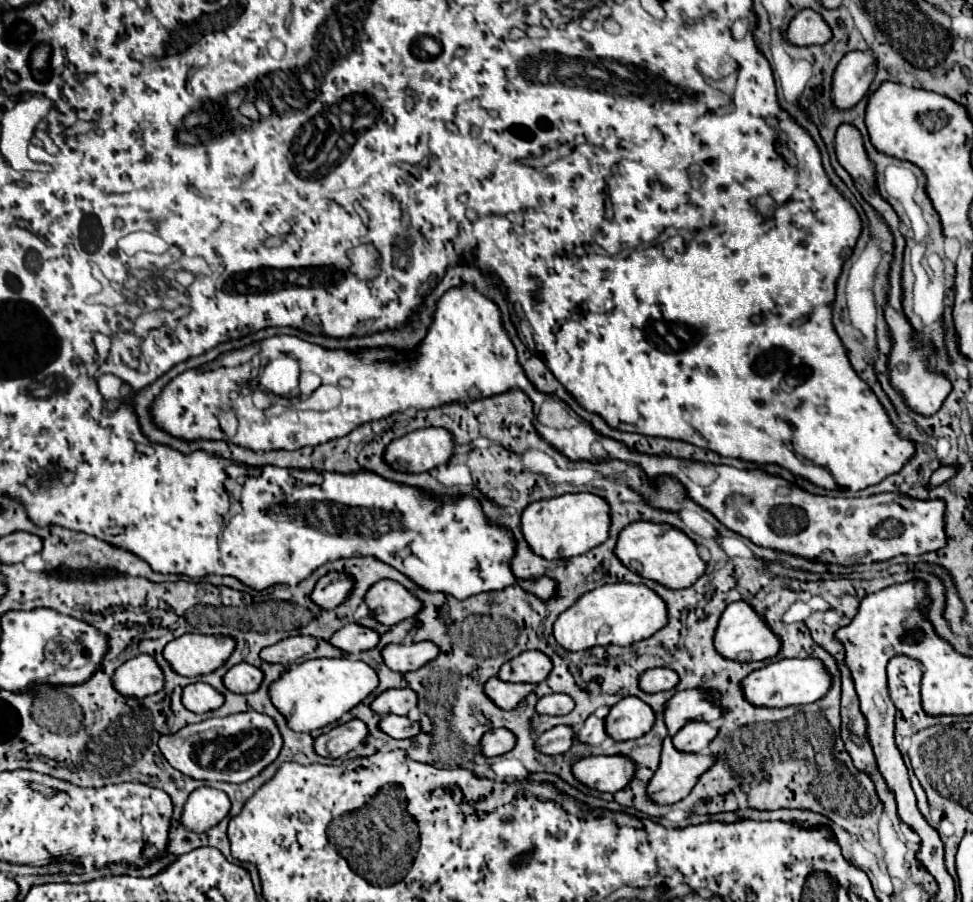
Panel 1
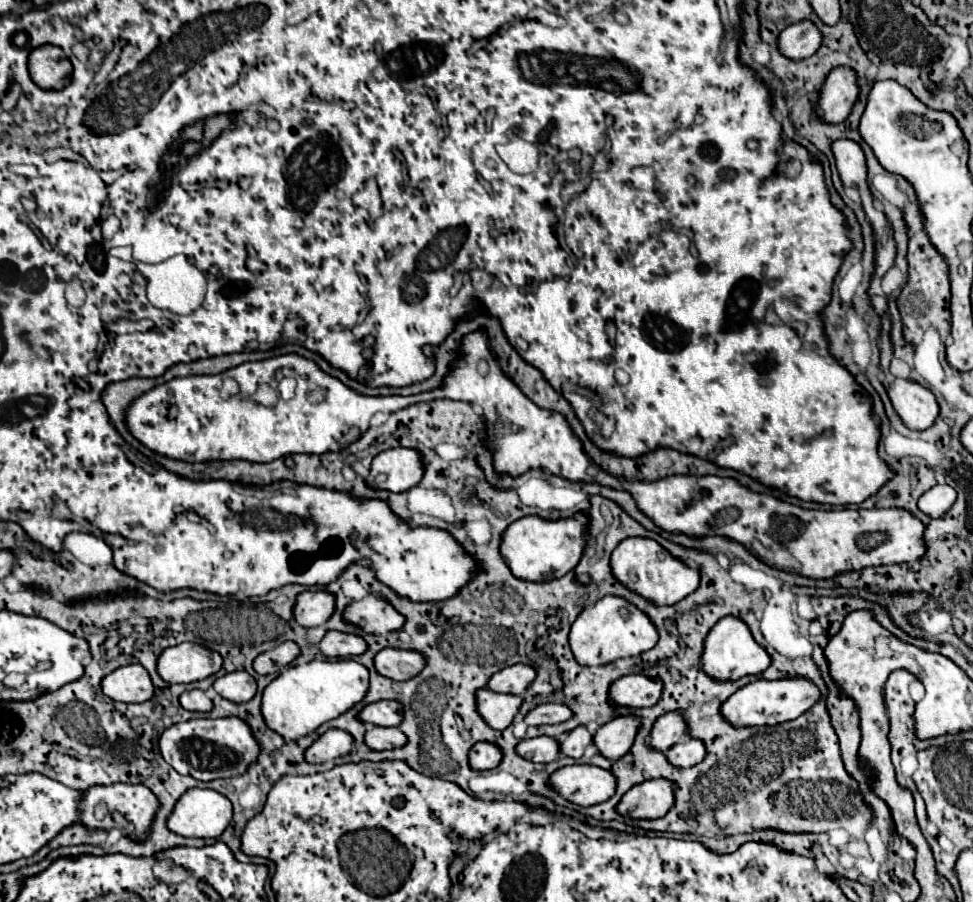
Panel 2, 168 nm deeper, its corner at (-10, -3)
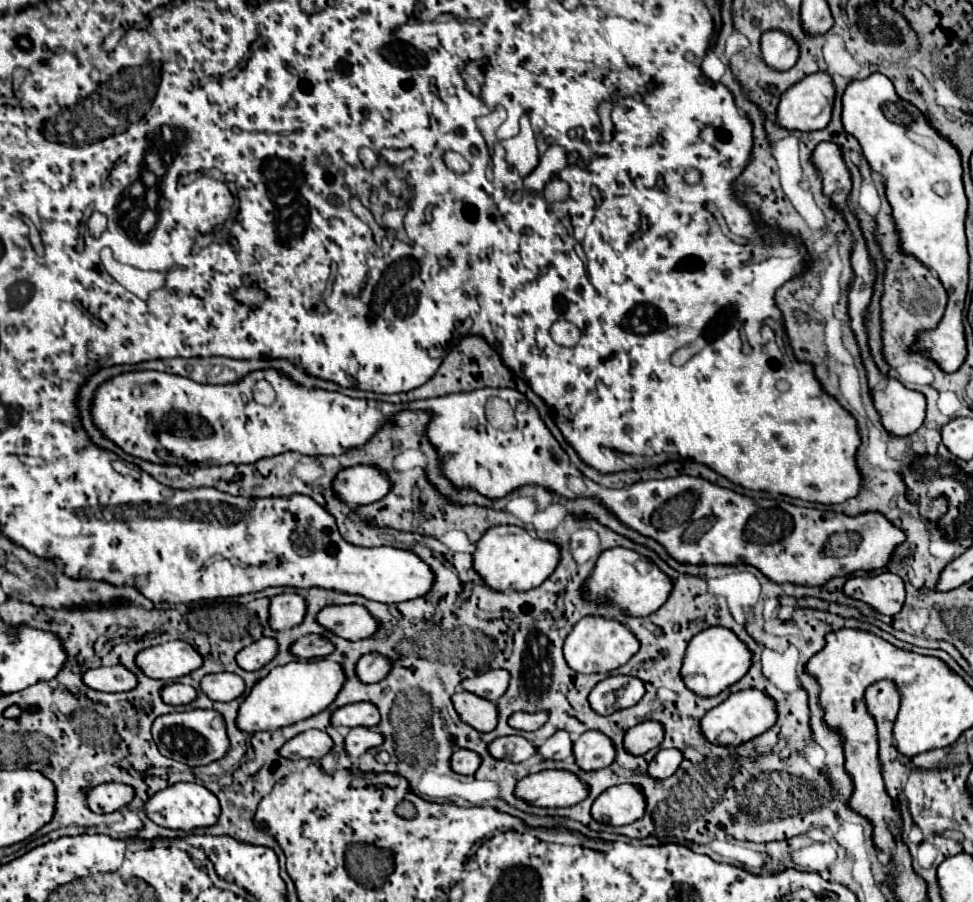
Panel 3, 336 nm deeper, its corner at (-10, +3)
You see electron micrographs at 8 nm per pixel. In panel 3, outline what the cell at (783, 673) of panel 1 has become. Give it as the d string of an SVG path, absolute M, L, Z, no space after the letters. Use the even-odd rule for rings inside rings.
M740 690L738 694L730 694L730 698L700 720L700 732L708 742L716 742L720 746L740 746L760 734L764 734L776 722L776 704L772 698L766 698L760 690Z

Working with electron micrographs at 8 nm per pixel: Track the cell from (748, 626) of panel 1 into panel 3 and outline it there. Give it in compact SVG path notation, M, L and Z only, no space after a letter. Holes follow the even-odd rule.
M714 626L702 630L690 640L680 668L680 676L688 690L692 690L696 696L706 698L706 696L718 696L722 690L738 682L748 668L750 668L750 650L746 648L746 644L740 642L732 630Z

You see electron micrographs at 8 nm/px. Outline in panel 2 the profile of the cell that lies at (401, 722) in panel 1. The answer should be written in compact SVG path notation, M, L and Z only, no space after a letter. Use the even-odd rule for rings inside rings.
M374 726L366 732L366 746L372 750L392 750L400 748L408 742L406 734L400 728L388 726Z

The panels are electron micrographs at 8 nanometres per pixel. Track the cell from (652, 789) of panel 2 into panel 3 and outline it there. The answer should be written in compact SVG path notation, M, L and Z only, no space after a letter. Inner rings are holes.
M618 784L604 790L592 804L590 816L596 822L624 826L638 820L644 814L644 798L642 790L632 784Z

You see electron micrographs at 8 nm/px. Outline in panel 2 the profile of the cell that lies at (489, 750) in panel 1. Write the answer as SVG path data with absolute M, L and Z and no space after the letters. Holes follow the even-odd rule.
M478 742L470 750L470 766L474 770L490 770L502 762L502 750L492 742Z

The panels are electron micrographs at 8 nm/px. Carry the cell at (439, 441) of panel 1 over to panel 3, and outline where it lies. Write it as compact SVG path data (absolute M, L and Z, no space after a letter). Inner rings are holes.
M352 466L340 470L332 480L332 492L348 506L364 506L384 498L390 490L388 478L374 466Z

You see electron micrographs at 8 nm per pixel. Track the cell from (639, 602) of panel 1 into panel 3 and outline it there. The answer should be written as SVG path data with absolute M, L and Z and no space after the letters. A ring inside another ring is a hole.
M586 616L568 634L564 642L564 660L574 672L600 674L600 672L610 672L624 666L638 652L638 648L640 648L638 640L622 624L600 616Z

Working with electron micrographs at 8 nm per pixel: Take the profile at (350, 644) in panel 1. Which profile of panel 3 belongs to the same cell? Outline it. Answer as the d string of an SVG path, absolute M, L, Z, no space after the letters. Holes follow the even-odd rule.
M318 634L302 636L302 638L298 638L290 646L290 654L294 654L296 658L304 658L304 660L310 660L310 658L326 658L330 654L330 650L334 650L334 646L326 638L322 638Z

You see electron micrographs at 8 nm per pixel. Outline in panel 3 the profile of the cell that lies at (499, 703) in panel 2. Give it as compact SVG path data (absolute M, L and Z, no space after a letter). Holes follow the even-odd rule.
M456 690L452 696L452 706L458 712L460 720L472 726L478 732L490 732L496 726L498 710L494 702L486 702L484 698L474 698L474 694L466 694L466 690Z

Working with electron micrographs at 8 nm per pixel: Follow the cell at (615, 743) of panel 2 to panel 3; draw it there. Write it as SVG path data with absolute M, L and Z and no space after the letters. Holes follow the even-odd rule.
M590 730L574 740L572 754L574 754L574 762L580 770L592 772L592 770L600 770L600 768L606 768L612 764L614 746L612 746L610 738L606 738L604 734Z

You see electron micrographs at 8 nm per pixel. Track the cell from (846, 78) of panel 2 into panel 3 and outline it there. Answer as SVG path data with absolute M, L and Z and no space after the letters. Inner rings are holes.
M826 72L806 76L780 98L776 108L778 126L786 130L812 132L828 126L834 106L834 86Z

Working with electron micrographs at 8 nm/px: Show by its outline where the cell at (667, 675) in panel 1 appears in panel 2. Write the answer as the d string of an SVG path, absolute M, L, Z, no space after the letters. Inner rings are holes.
M630 674L630 676L622 676L610 686L610 702L630 708L654 706L662 690L664 690L662 680L644 674Z

